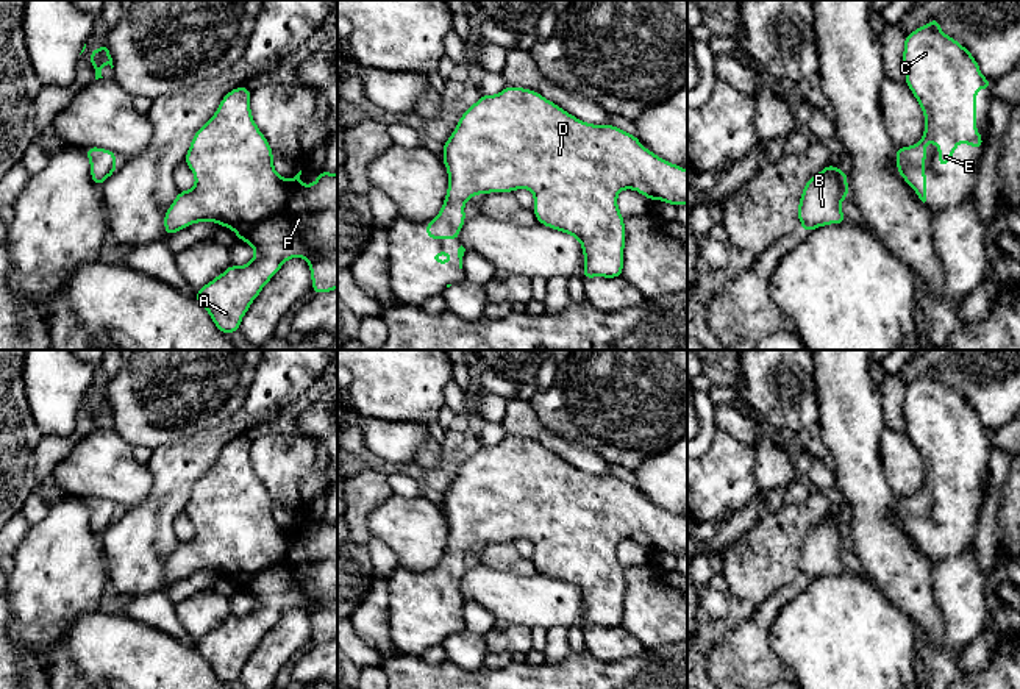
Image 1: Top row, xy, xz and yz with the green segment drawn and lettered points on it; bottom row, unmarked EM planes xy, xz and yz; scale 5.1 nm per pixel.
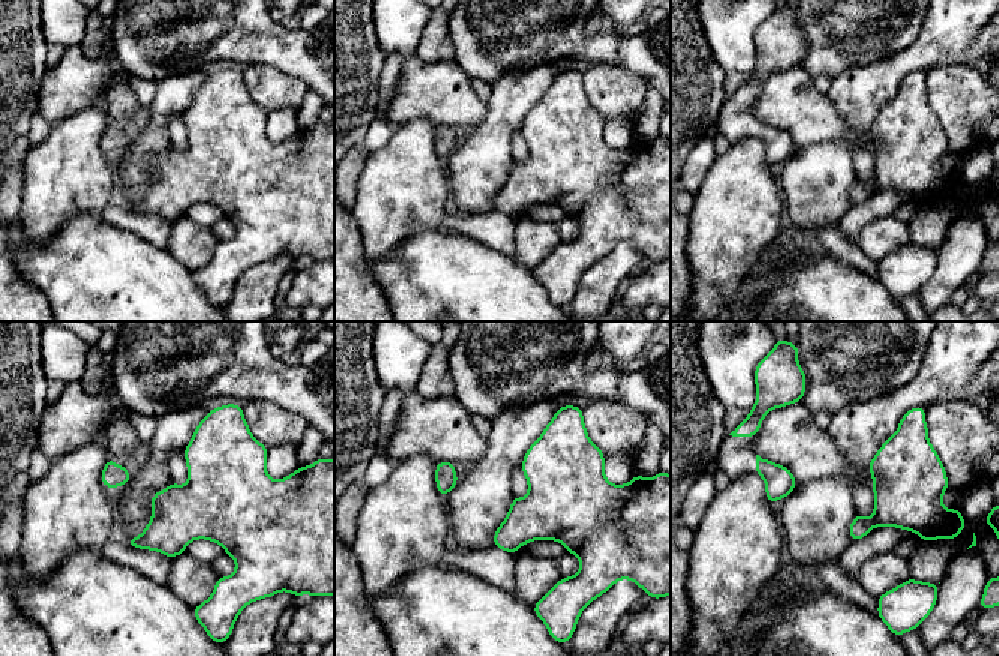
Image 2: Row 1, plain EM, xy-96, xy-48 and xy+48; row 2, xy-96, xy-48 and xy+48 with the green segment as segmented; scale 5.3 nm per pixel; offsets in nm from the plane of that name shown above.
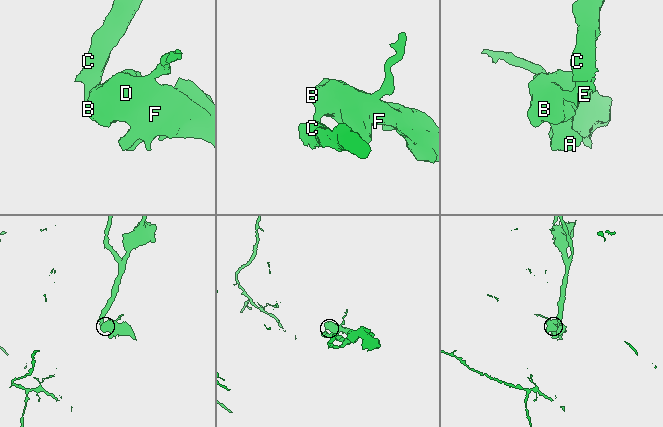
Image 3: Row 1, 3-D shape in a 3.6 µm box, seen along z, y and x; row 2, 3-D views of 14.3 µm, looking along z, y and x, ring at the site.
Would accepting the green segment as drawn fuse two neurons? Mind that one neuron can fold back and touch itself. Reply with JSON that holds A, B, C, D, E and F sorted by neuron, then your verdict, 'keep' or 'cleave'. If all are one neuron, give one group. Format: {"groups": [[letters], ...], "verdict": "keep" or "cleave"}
{"groups": [["A", "B", "C", "D", "E", "F"]], "verdict": "keep"}

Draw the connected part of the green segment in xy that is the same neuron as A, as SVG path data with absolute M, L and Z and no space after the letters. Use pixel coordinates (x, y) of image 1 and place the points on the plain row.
M241 436L230 441L220 452L214 466L194 484L184 512L195 527L191 541L180 541L164 566L164 580L170 586L197 572L216 572L231 578L239 591L255 600L251 611L242 617L231 614L223 623L205 634L197 652L209 662L214 675L225 684L239 680L244 664L262 637L291 608L305 608L309 614L312 642L325 644L337 639L337 523L319 522L319 528L306 536L300 531L301 520L284 530L273 519L273 503L266 486L258 480L250 459L251 441Z

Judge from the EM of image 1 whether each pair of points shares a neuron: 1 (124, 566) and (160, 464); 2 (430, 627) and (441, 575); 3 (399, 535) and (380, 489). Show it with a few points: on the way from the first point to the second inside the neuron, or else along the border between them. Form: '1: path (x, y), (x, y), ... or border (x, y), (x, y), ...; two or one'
1: path (139, 541), (163, 513), (163, 489); one
2: path (430, 614), (430, 605), (439, 588); one
3: border (392, 492), (369, 514), (369, 533); two

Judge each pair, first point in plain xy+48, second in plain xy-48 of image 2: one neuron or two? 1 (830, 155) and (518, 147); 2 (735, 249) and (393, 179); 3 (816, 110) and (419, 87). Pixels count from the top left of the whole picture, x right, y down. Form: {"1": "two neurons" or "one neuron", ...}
{"1": "two neurons", "2": "one neuron", "3": "one neuron"}

